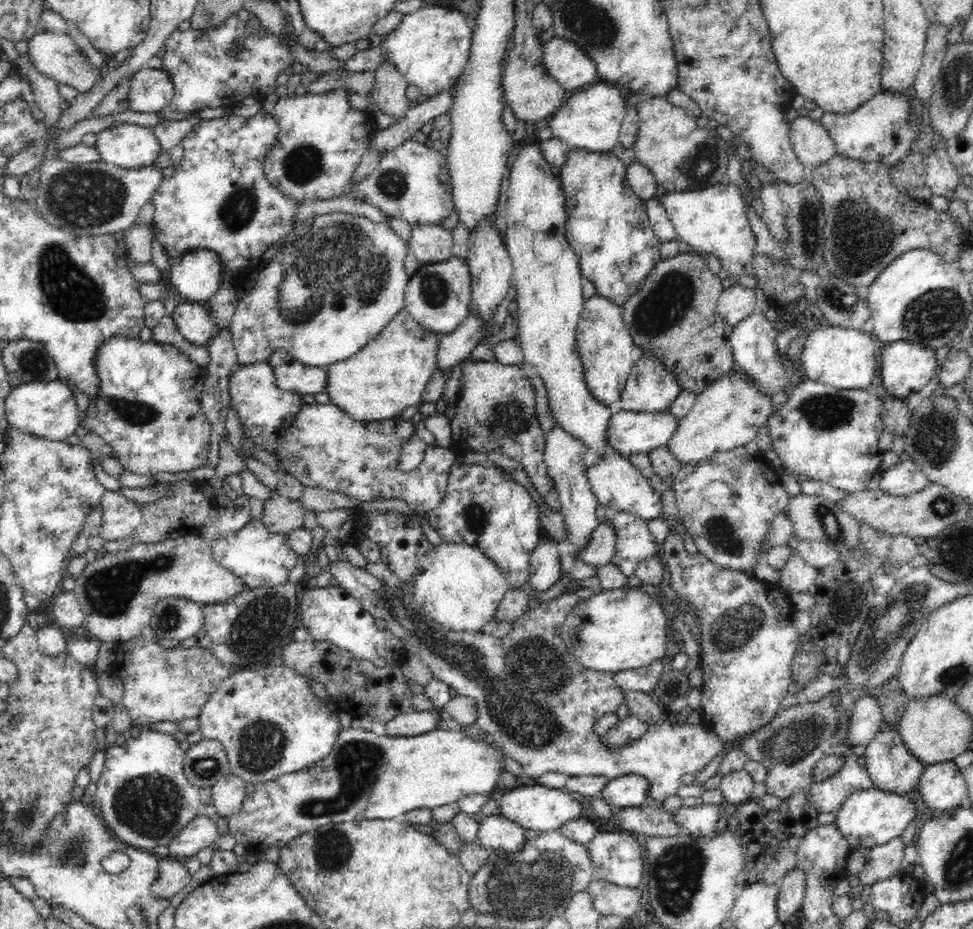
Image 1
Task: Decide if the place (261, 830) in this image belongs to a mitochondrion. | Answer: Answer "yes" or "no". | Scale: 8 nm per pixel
no

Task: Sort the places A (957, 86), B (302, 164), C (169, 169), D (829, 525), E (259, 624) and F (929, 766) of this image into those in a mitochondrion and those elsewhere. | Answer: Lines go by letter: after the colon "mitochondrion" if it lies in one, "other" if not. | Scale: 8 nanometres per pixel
A: mitochondrion
B: mitochondrion
C: other
D: mitochondrion
E: mitochondrion
F: other

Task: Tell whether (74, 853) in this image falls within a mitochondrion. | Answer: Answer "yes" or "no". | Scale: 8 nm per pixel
yes

